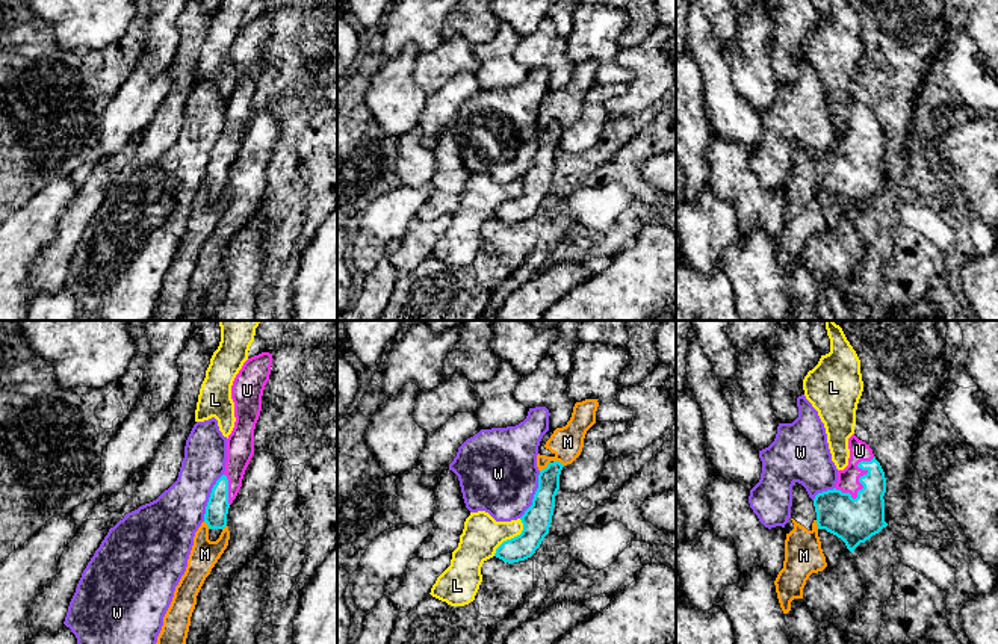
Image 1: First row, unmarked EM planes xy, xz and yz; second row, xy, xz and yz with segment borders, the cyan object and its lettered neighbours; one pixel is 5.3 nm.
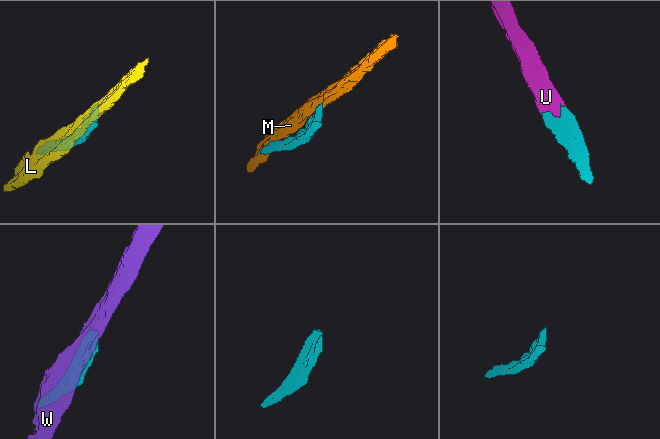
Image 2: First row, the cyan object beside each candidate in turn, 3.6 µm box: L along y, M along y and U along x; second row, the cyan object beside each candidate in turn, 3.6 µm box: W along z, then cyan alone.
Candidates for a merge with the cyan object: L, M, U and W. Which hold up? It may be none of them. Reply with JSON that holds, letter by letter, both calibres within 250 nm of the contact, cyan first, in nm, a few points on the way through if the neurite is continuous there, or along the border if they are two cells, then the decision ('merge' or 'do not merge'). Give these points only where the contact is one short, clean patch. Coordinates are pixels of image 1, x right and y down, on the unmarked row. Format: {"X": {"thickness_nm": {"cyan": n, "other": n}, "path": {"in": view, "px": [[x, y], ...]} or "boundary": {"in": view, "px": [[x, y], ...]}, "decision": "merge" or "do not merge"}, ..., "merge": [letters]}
{"L": {"thickness_nm": {"cyan": 150, "other": 200}, "decision": "do not merge"}, "M": {"thickness_nm": {"cyan": 130, "other": 170}, "boundary": {"in": "xz", "px": [[549, 123], [540, 133]]}, "decision": "do not merge"}, "U": {"thickness_nm": {"cyan": 240, "other": 110}, "path": {"in": "yz", "px": [[853, 182], [859, 142], [859, 112]]}, "decision": "merge"}, "W": {"thickness_nm": {"cyan": 120, "other": 280}, "decision": "do not merge"}, "merge": ["U"]}

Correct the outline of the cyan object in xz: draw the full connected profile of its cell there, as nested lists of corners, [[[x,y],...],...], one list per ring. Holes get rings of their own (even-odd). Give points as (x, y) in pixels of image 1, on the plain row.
[[[553,122],[540,133],[538,150],[534,156],[532,166],[520,178],[523,184],[522,195],[504,203],[496,210],[496,219],[513,225],[531,219],[540,209],[552,184],[555,157],[559,151],[563,128],[559,122]]]

